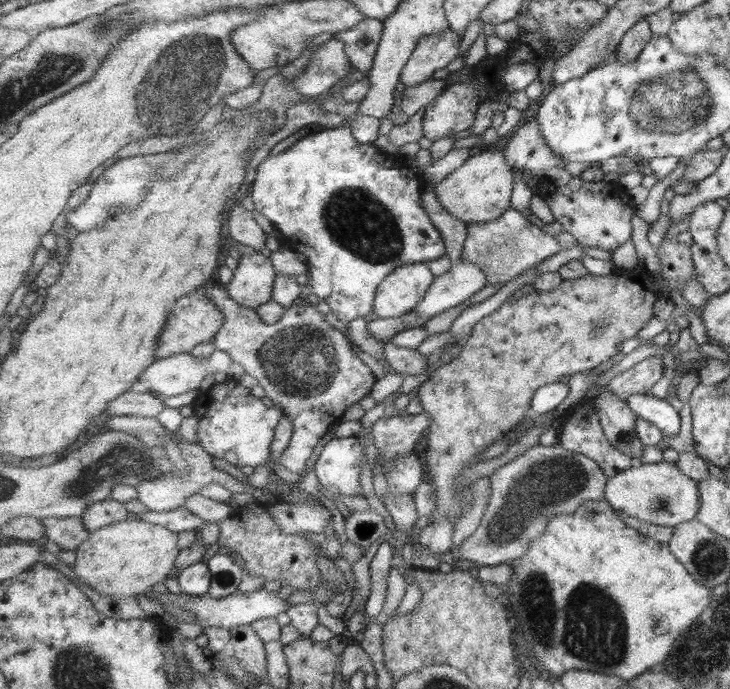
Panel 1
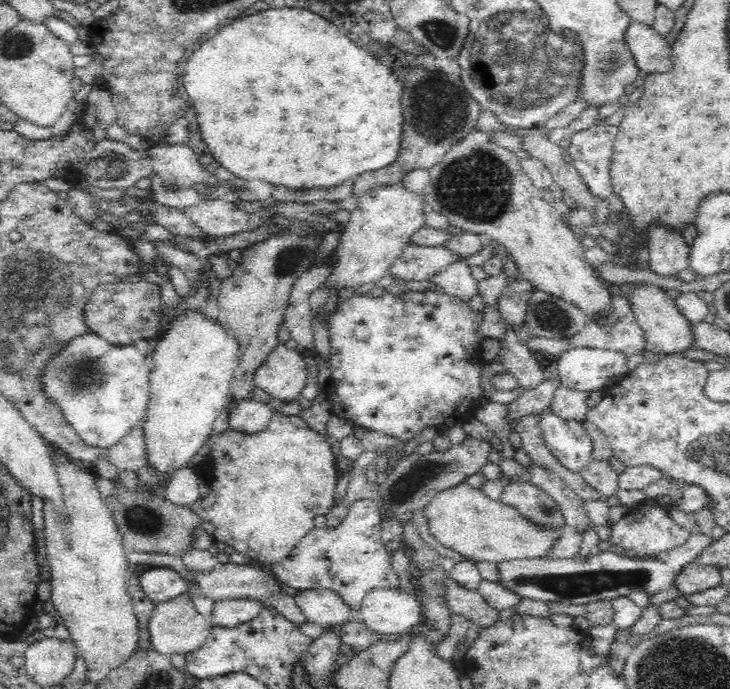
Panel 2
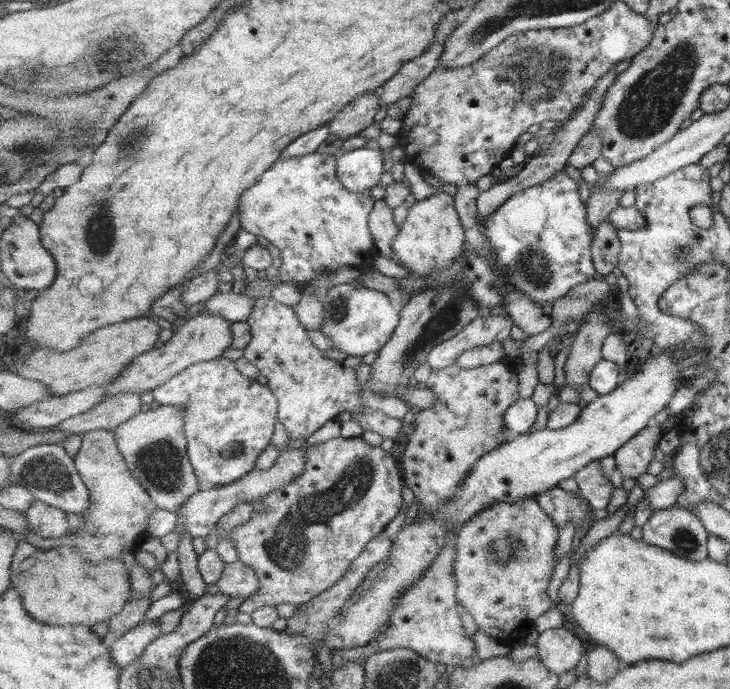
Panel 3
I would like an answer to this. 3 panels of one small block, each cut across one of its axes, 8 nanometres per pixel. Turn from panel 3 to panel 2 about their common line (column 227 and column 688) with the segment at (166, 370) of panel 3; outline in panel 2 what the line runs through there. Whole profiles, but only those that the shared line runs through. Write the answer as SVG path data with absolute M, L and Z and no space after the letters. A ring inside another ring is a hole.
M626 283L615 287L617 293L632 291L632 310L640 327L644 330L644 351L657 355L674 355L686 353L695 347L695 324L688 321L676 307L676 300L670 298L663 290L654 286L634 286Z

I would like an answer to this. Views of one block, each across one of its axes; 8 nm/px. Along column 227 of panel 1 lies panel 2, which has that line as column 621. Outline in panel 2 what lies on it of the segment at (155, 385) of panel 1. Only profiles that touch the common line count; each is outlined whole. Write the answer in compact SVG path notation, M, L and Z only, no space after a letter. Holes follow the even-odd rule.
M596 347L573 348L563 352L557 360L558 379L571 390L592 392L608 388L612 384L612 378L622 374L626 368L626 360L630 354L616 352L612 349Z

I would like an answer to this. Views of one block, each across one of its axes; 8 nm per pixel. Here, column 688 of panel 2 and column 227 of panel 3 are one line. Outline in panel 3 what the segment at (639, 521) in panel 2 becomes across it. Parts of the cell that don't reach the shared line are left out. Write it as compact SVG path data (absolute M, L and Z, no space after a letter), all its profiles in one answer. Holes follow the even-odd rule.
M361 436L353 438L336 437L328 439L324 443L317 443L309 446L306 456L305 472L300 474L298 478L294 478L291 484L280 486L277 490L273 489L265 498L262 498L262 501L266 504L265 513L258 514L253 511L251 517L247 519L243 525L235 527L230 531L219 528L221 540L229 538L232 544L235 544L237 547L241 561L256 570L258 579L260 580L260 587L251 597L256 603L255 608L263 608L264 606L275 607L281 603L296 605L305 604L306 602L309 602L309 600L313 600L313 597L316 597L318 594L324 593L328 588L335 586L337 582L345 576L345 573L348 572L348 568L352 565L352 562L364 552L373 539L384 532L385 528L389 526L389 522L399 514L399 510L401 510L401 506L403 506L403 486L405 486L403 470L397 469L397 460L393 458L391 450L385 451L380 446L371 446L371 444L367 444Z

